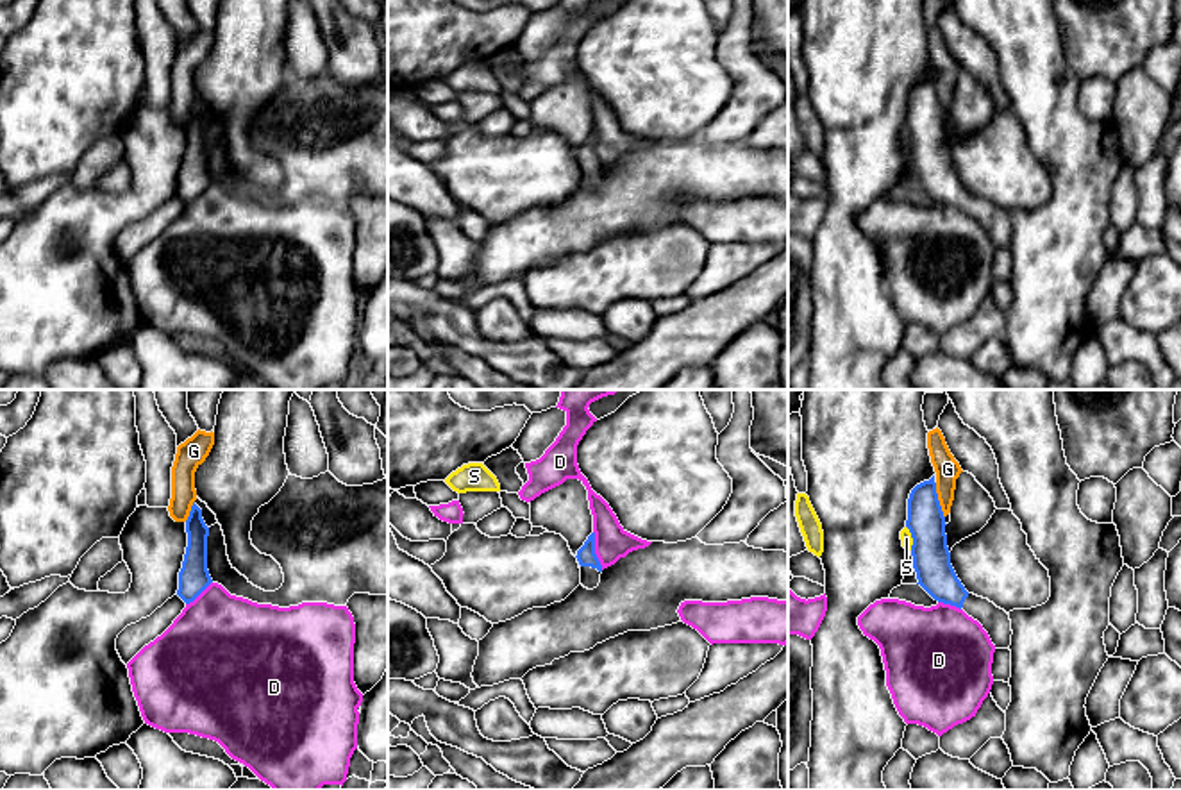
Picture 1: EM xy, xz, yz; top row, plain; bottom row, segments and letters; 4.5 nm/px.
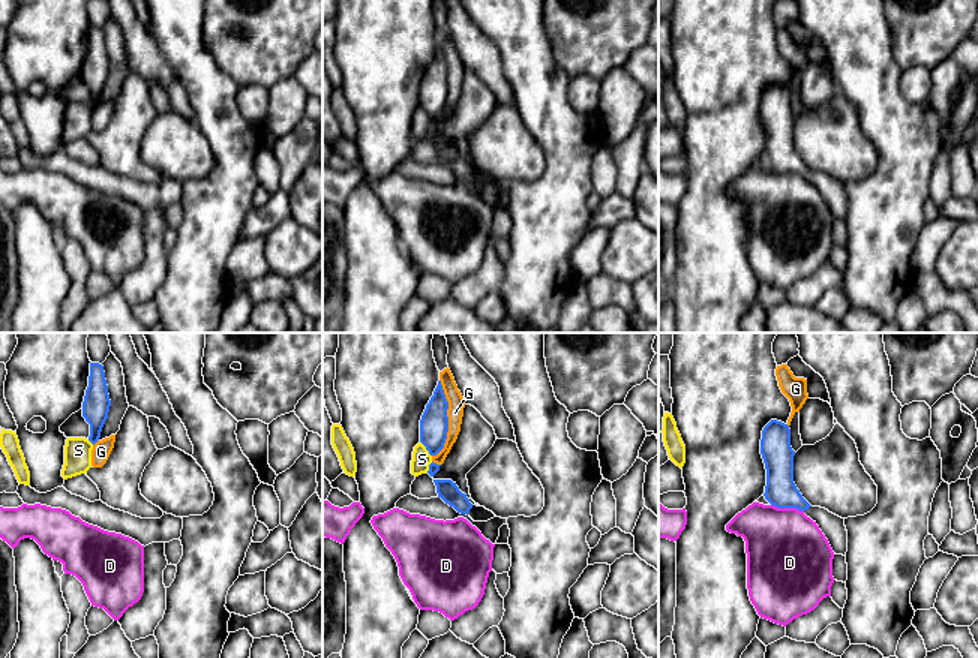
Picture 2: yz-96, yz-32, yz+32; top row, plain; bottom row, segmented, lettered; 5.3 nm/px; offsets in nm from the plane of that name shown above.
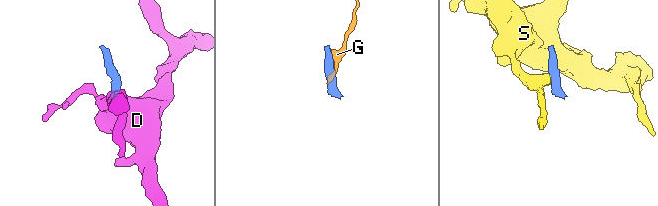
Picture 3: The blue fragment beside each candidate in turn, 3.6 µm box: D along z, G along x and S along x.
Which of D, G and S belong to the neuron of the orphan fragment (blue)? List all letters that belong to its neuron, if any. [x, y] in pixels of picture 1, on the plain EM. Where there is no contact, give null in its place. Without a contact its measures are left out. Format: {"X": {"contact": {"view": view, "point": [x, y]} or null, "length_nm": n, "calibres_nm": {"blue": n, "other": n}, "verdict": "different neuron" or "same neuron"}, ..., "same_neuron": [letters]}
{"D": {"contact": {"view": "xz", "point": [594, 151]}, "length_nm": 180, "calibres_nm": {"blue": 90, "other": 160}, "verdict": "different neuron"}, "G": {"contact": {"view": "yz", "point": [938, 100]}, "length_nm": 170, "calibres_nm": {"blue": 170, "other": 110}, "verdict": "different neuron"}, "S": {"contact": {"view": "yz", "point": [912, 136]}, "length_nm": 110, "calibres_nm": {"blue": 180, "other": 50}, "verdict": "different neuron"}, "same_neuron": []}

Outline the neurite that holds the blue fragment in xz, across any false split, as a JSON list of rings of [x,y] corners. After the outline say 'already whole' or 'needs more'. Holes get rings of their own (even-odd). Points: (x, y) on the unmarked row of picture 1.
[[[595,132],[588,136],[575,157],[581,168],[581,184],[588,189],[597,188],[600,182],[602,164],[595,154]]]; needs more

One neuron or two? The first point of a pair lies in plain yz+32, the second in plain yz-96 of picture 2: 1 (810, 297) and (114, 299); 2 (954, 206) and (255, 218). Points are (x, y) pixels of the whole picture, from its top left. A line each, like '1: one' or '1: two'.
1: two
2: one

